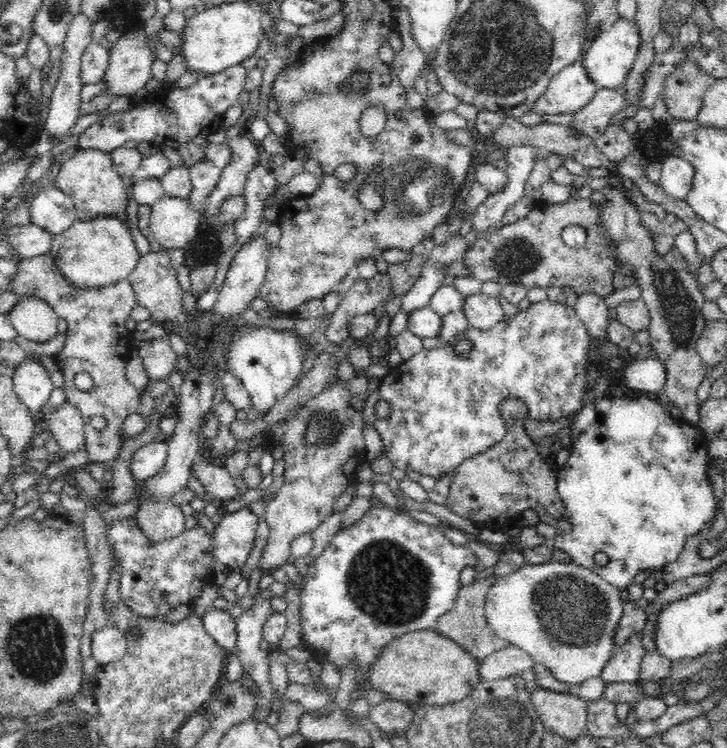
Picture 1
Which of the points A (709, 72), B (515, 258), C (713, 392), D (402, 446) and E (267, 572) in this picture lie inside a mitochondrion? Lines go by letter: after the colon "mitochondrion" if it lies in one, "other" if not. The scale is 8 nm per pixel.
A: other
B: mitochondrion
C: other
D: other
E: other

